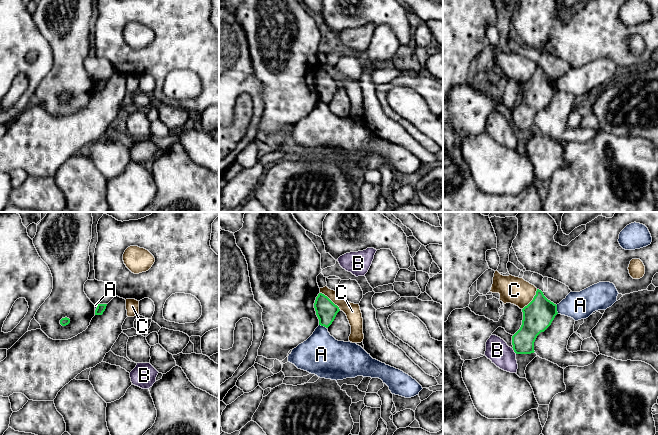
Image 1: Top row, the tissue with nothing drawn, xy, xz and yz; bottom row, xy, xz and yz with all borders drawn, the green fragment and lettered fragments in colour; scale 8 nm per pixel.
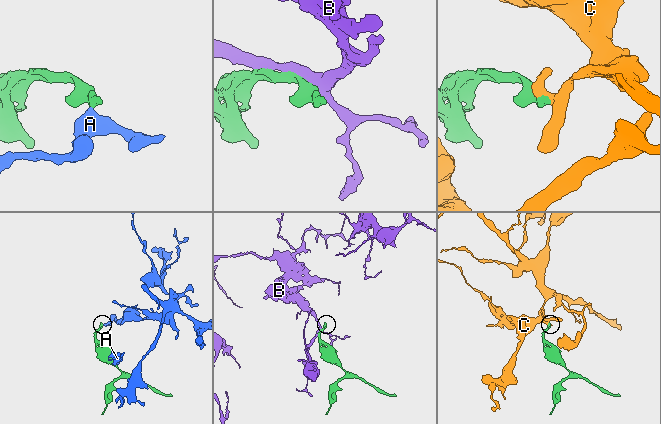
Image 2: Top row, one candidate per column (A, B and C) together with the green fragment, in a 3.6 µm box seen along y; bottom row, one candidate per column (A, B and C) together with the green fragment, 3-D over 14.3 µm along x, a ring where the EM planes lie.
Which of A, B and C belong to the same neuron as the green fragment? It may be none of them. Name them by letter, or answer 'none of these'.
none of these

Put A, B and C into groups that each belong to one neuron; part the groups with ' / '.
A / B / C

